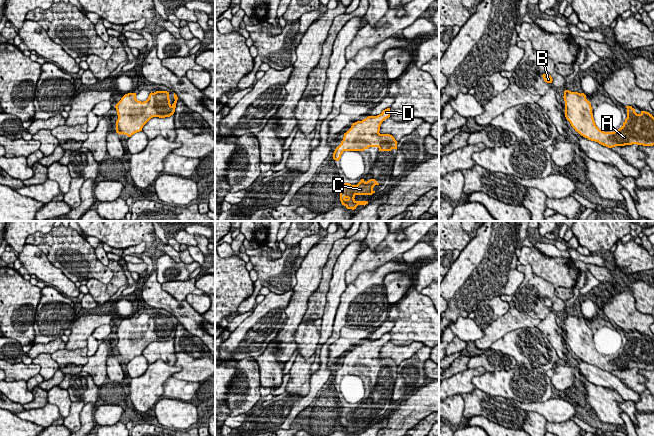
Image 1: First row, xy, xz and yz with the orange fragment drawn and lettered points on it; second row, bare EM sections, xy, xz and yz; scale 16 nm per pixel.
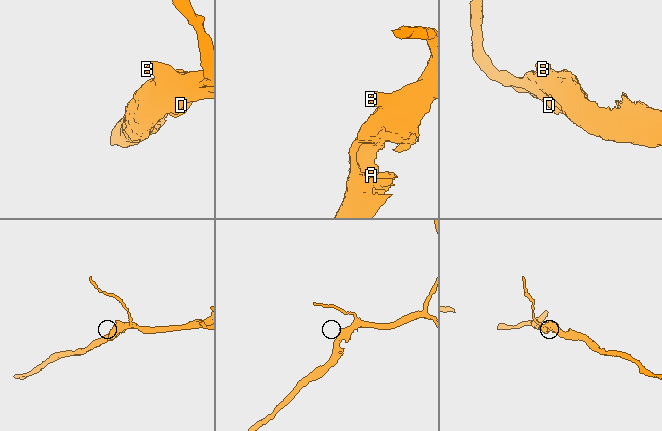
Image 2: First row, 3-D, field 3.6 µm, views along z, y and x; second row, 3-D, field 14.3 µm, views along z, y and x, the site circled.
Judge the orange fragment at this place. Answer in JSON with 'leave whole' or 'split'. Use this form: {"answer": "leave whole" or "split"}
{"answer": "leave whole"}

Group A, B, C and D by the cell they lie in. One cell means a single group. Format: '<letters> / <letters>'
A B C D

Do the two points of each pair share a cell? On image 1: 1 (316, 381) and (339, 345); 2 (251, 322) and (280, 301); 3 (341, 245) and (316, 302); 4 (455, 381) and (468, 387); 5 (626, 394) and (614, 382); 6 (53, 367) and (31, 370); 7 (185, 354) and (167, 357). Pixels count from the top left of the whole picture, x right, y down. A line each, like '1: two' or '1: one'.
1: two
2: one
3: one
4: one
5: one
6: two
7: two

